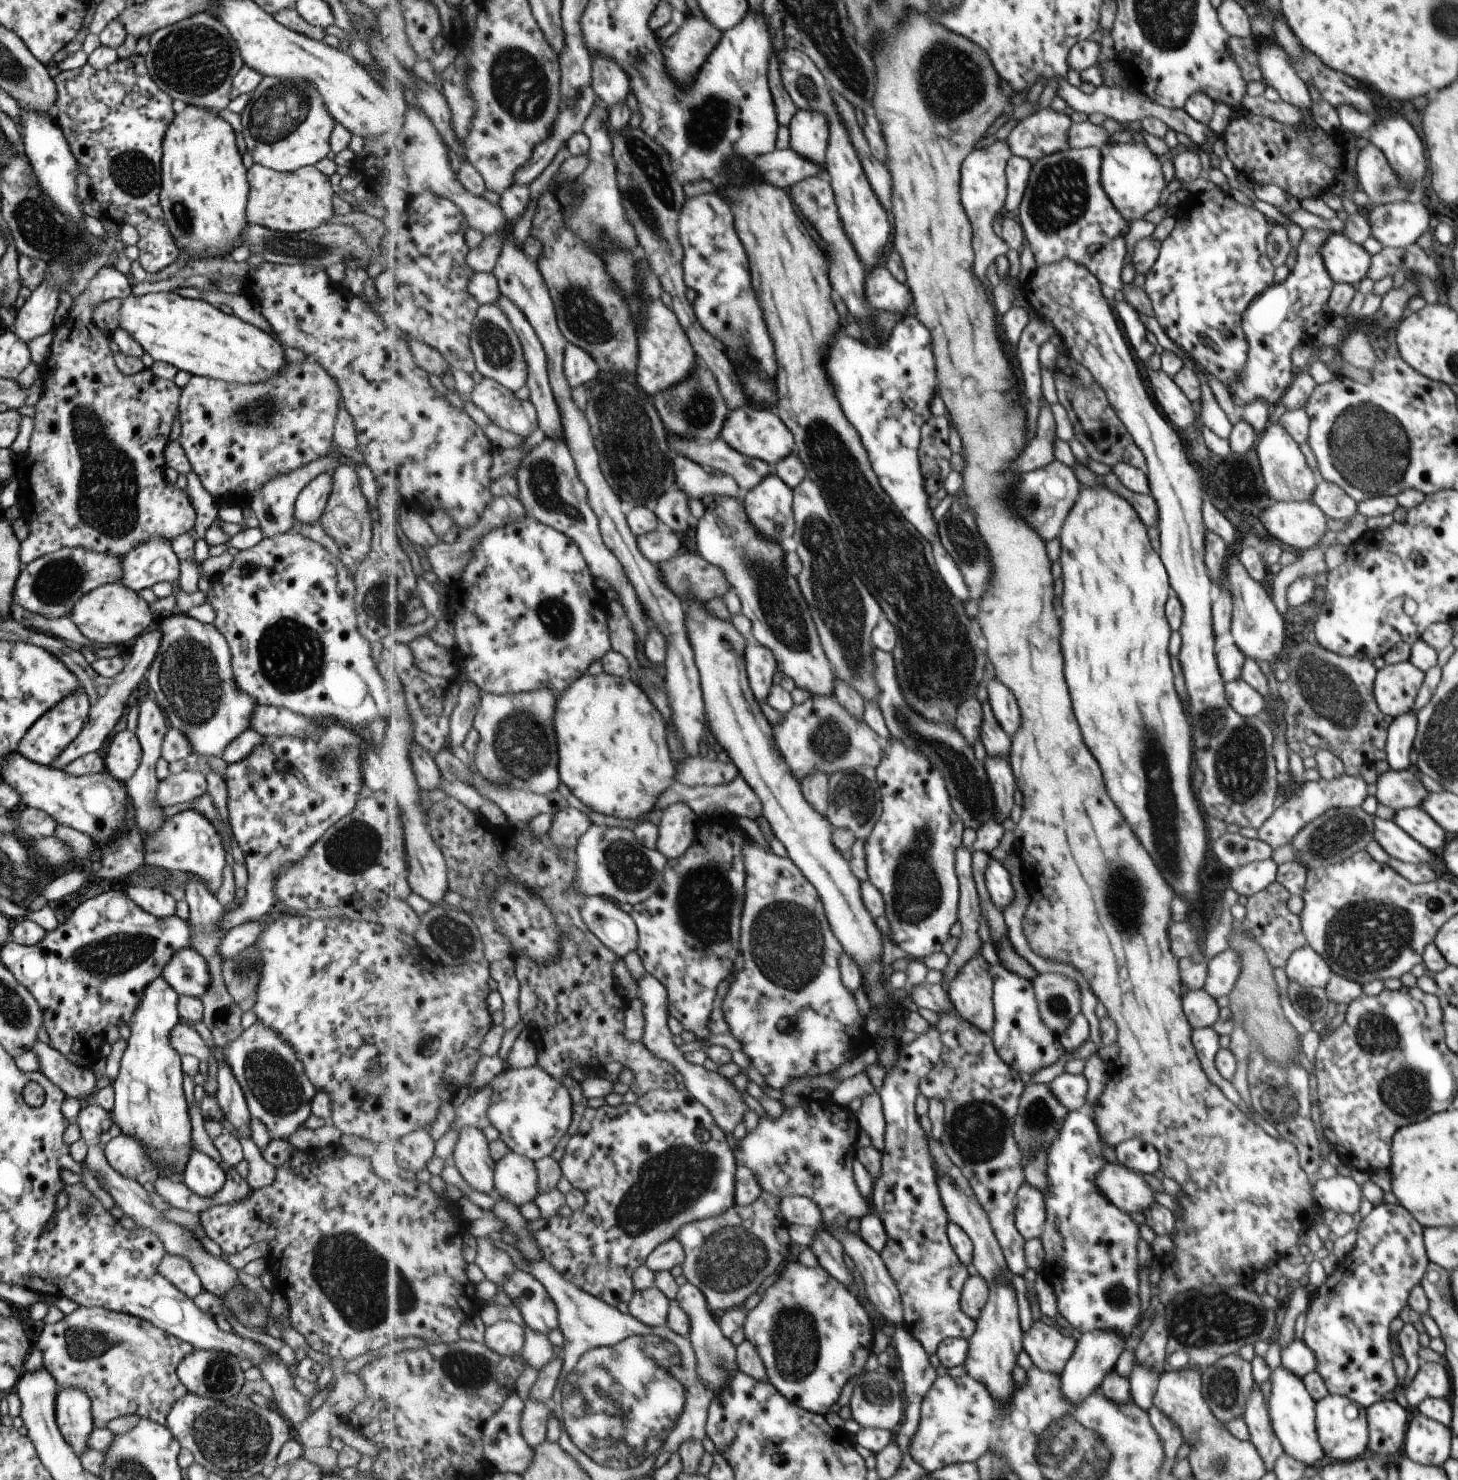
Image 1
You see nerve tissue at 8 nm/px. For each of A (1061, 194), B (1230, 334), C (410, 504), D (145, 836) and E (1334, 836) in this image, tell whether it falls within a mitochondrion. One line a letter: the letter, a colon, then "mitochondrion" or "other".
A: mitochondrion
B: other
C: other
D: other
E: mitochondrion

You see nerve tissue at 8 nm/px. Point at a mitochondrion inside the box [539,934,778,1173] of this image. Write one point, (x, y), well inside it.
(728, 1108)

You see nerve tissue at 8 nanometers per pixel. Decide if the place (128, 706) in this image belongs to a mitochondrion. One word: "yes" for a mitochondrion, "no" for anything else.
no

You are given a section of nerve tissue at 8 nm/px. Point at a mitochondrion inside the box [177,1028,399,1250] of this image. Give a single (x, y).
(274, 1082)

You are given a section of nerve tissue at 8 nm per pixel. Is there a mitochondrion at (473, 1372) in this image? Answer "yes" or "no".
yes

